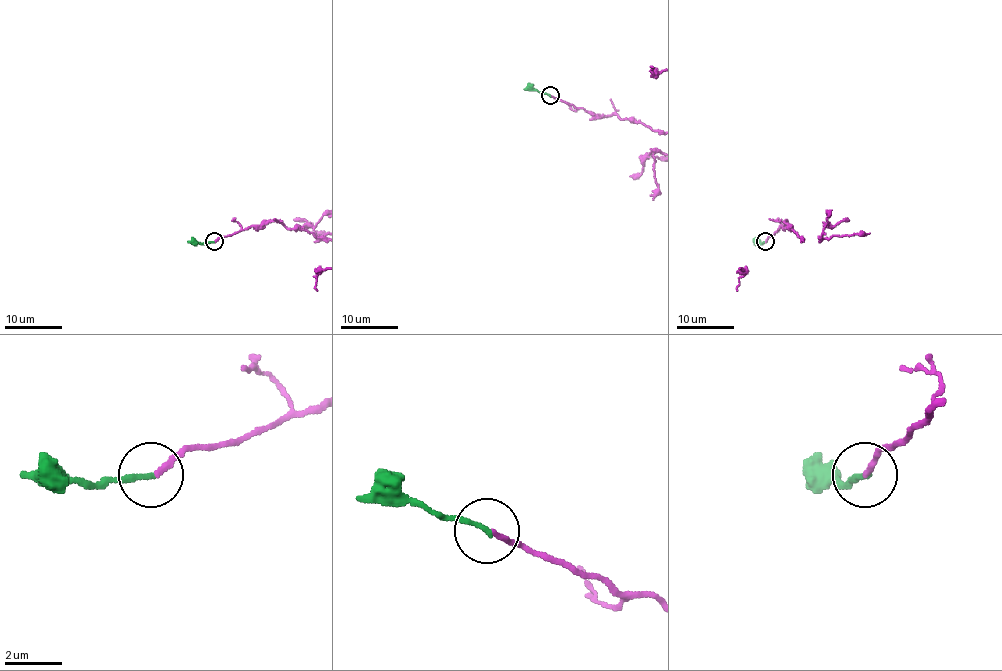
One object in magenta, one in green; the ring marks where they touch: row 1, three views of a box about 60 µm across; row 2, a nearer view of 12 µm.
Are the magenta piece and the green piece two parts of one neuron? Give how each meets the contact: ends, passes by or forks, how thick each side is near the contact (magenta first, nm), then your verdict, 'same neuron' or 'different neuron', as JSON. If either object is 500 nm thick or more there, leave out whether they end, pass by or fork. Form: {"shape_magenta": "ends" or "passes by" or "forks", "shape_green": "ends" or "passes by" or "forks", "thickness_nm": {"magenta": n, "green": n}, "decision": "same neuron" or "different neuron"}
{"shape_magenta": "ends", "shape_green": "ends", "thickness_nm": {"magenta": 190, "green": 170}, "decision": "different neuron"}

